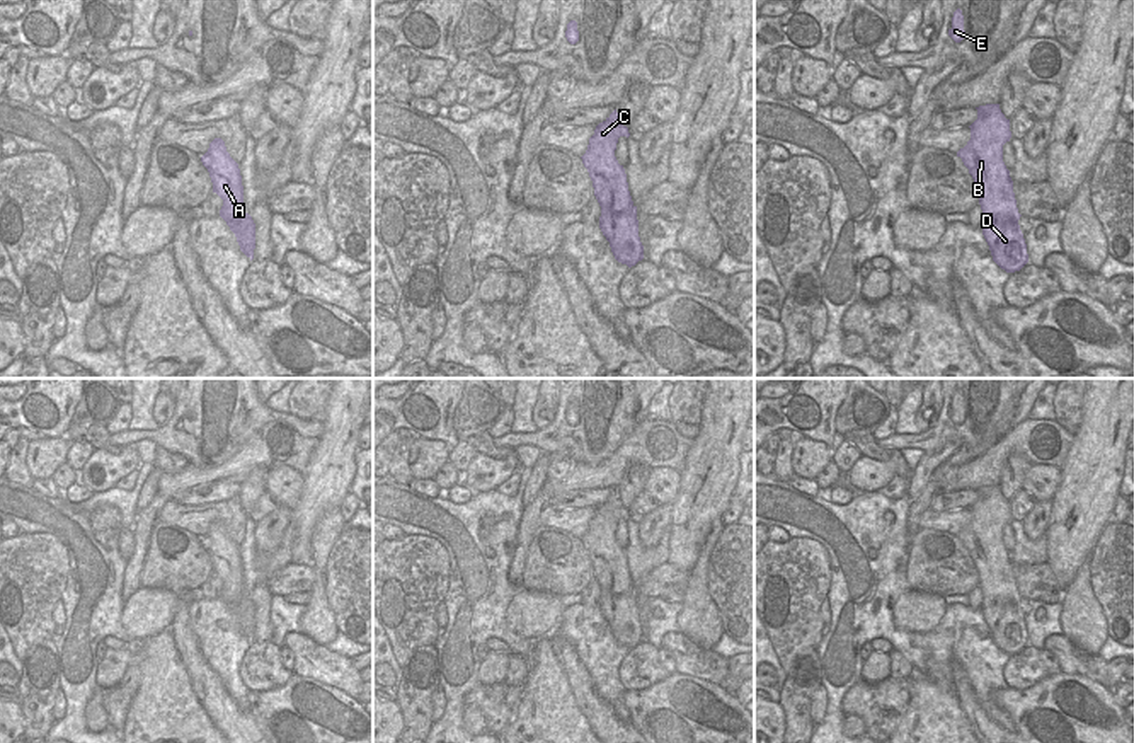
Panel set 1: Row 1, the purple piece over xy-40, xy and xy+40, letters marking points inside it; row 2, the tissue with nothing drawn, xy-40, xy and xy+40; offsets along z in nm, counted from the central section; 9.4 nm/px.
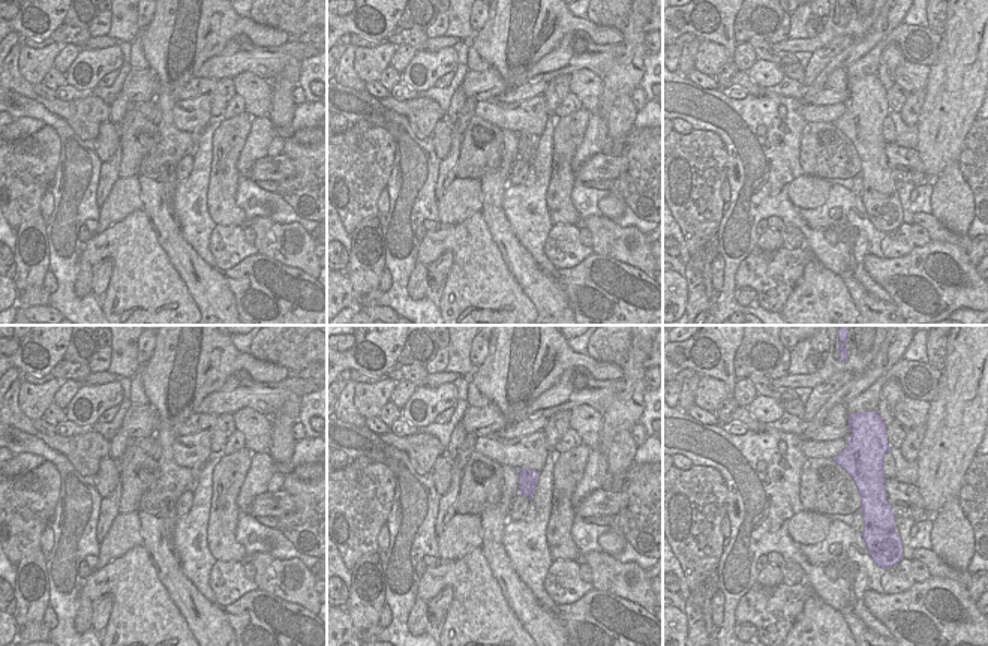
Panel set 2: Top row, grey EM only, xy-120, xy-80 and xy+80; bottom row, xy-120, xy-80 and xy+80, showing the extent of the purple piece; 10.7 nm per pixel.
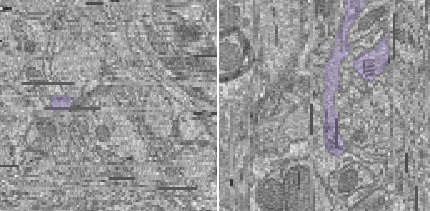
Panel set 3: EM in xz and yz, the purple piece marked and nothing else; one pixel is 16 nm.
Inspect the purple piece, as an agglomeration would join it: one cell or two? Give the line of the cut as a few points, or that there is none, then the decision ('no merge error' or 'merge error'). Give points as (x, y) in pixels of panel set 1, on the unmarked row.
no cut | no merge error

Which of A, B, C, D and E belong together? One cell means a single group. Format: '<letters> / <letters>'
A B C D E

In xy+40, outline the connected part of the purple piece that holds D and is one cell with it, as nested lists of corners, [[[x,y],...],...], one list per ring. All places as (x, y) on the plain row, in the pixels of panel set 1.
[[[999,486],[979,487],[977,501],[969,508],[971,521],[957,533],[979,574],[982,617],[993,642],[1006,654],[1028,644],[1027,625],[1020,612],[1020,595],[1010,552],[1003,544],[1003,527],[1010,523],[1010,501]]]

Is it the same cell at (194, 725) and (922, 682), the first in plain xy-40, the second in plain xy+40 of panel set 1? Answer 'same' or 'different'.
same

